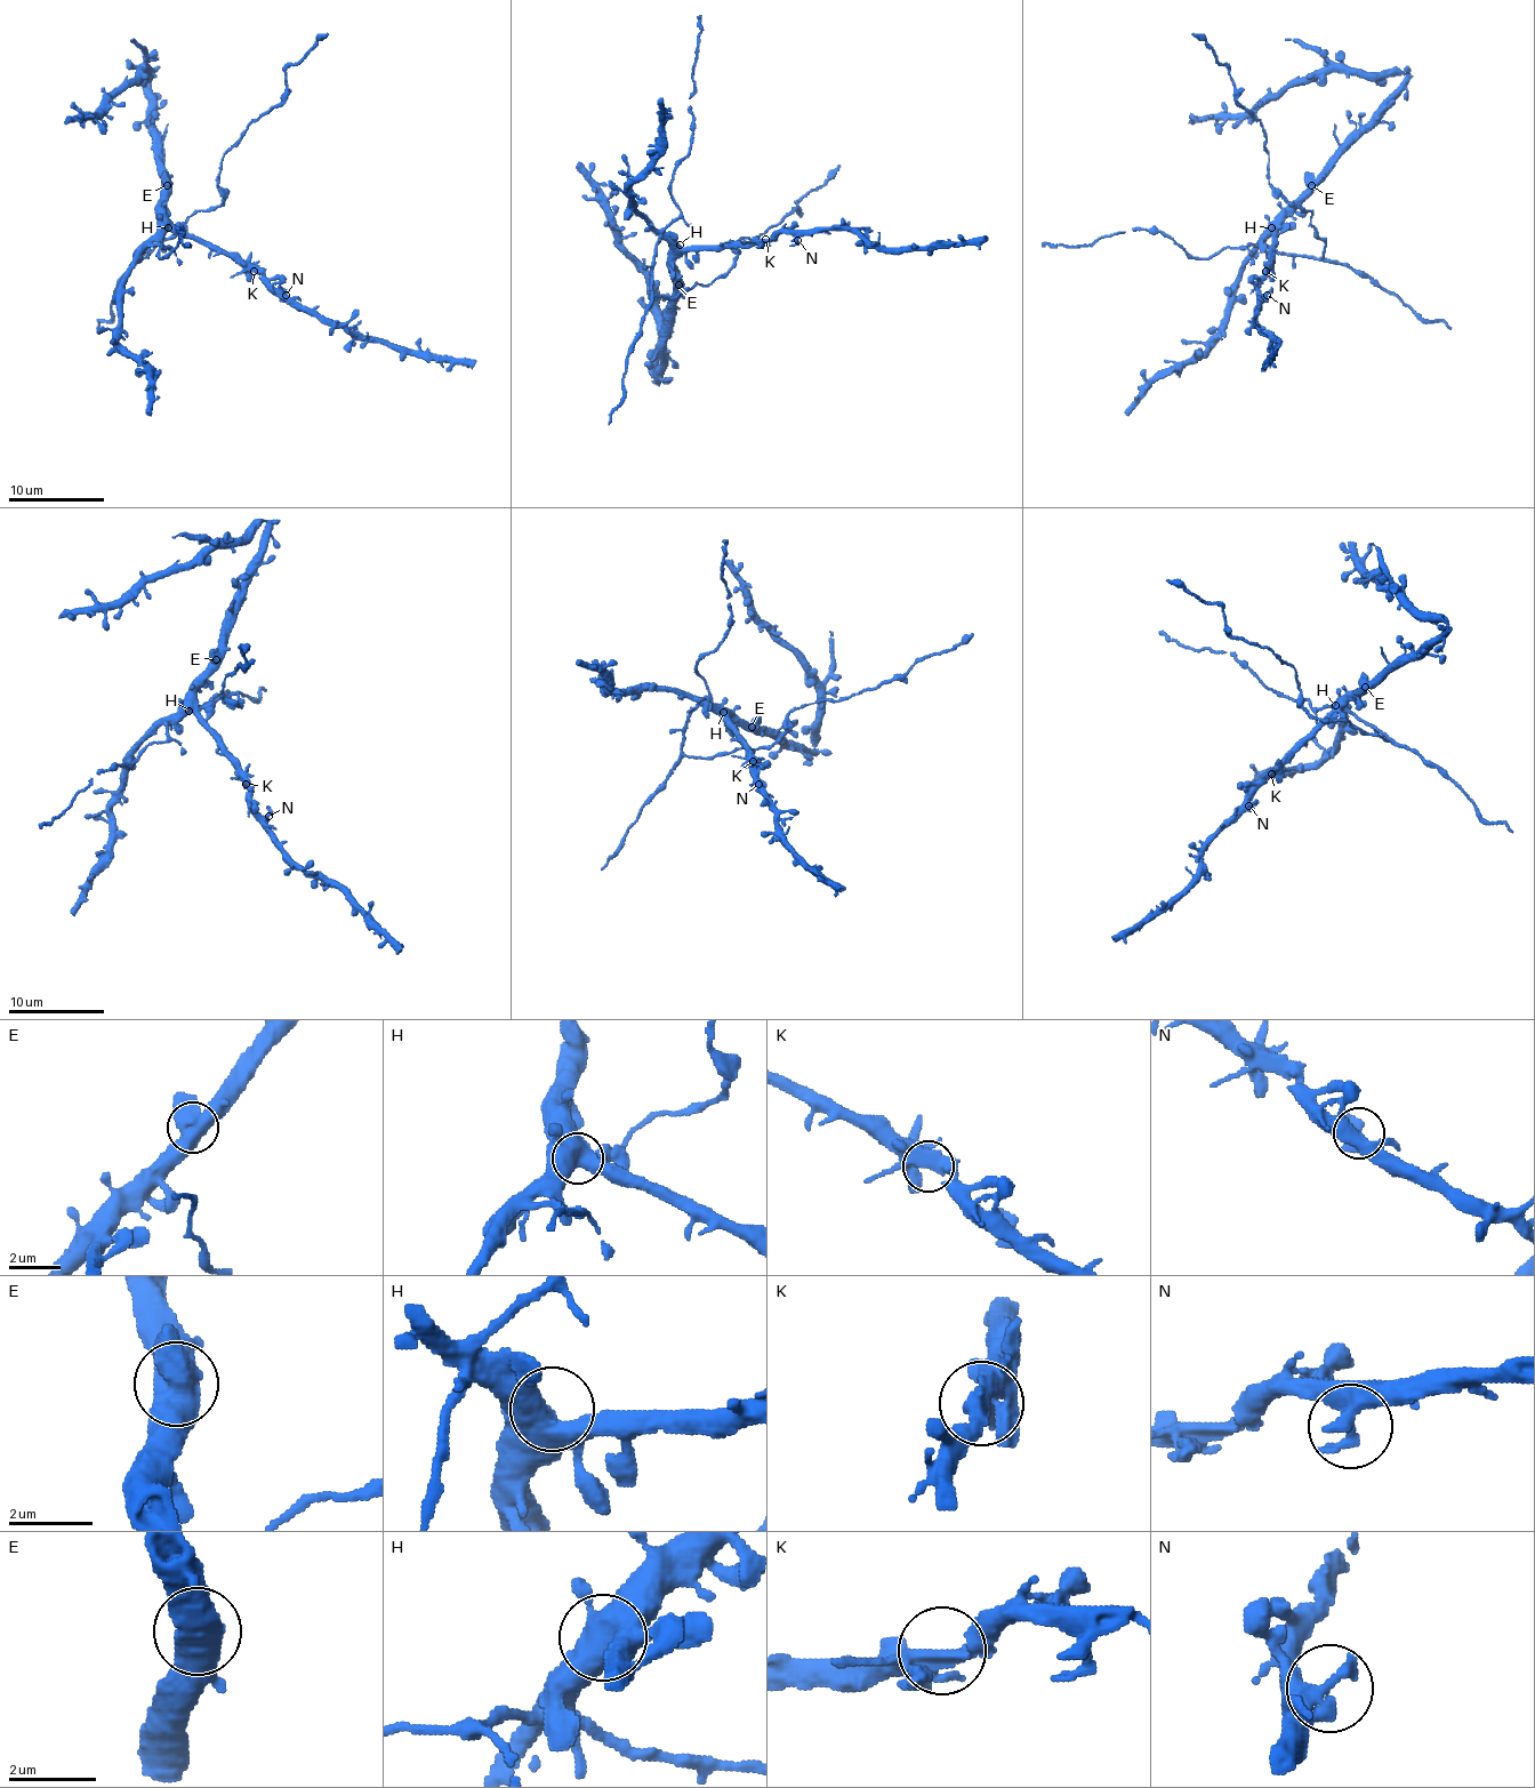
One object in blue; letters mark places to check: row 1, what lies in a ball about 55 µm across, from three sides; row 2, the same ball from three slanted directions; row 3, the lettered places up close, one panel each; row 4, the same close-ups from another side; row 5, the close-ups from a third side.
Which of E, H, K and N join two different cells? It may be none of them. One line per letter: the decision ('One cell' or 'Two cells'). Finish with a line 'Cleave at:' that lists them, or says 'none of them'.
E: One cell
H: One cell
K: One cell
N: One cell
Cleave at: none of them

